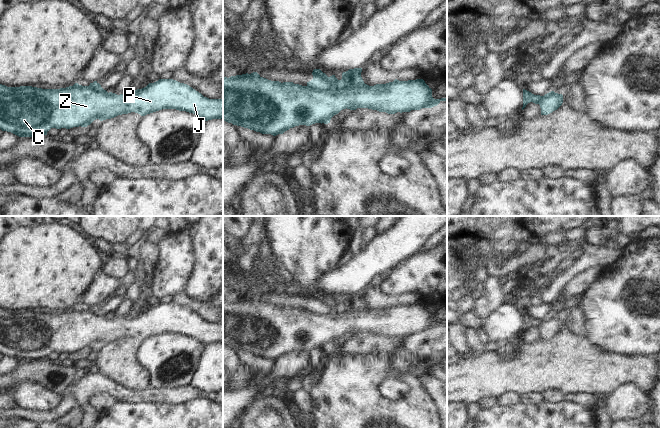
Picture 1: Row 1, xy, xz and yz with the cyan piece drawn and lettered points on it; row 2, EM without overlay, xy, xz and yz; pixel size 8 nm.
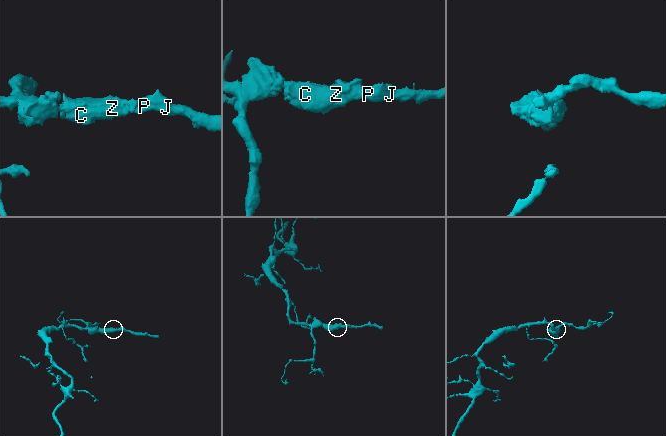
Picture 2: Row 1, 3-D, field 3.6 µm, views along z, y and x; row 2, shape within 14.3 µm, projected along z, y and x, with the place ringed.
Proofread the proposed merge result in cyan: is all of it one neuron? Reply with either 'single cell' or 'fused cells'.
single cell

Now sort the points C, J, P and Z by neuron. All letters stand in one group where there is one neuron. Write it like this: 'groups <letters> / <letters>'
groups C J P Z

